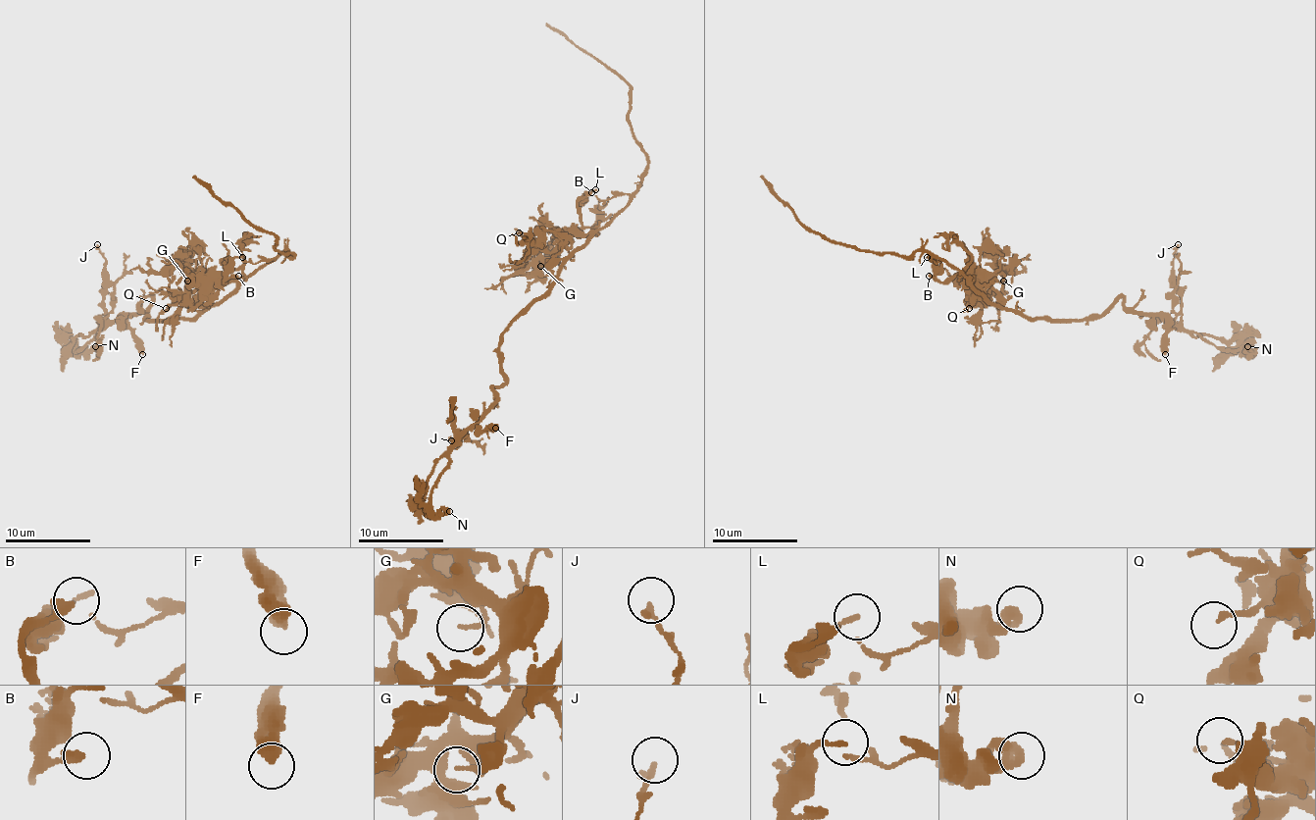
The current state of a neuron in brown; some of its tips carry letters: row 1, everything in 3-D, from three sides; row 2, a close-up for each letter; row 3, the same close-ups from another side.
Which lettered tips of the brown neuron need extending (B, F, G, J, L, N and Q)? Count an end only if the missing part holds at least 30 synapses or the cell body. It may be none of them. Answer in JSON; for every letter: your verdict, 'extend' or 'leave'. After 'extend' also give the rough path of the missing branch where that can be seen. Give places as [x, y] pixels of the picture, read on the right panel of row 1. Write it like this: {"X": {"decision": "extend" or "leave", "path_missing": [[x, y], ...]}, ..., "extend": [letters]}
{"B": {"decision": "leave"}, "F": {"decision": "leave"}, "G": {"decision": "leave"}, "J": {"decision": "leave"}, "L": {"decision": "leave"}, "N": {"decision": "leave"}, "Q": {"decision": "leave"}, "extend": []}

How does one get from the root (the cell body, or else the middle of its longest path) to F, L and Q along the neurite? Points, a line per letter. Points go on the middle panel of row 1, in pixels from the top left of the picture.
F: (570, 258), (557, 279), (502, 334), (504, 382), (493, 387), (495, 404), (479, 424), (482, 430), (495, 428)
L: (570, 258), (589, 234), (581, 230), (581, 209), (577, 202), (595, 189)
Q: (570, 258), (553, 260), (540, 240), (519, 232)

